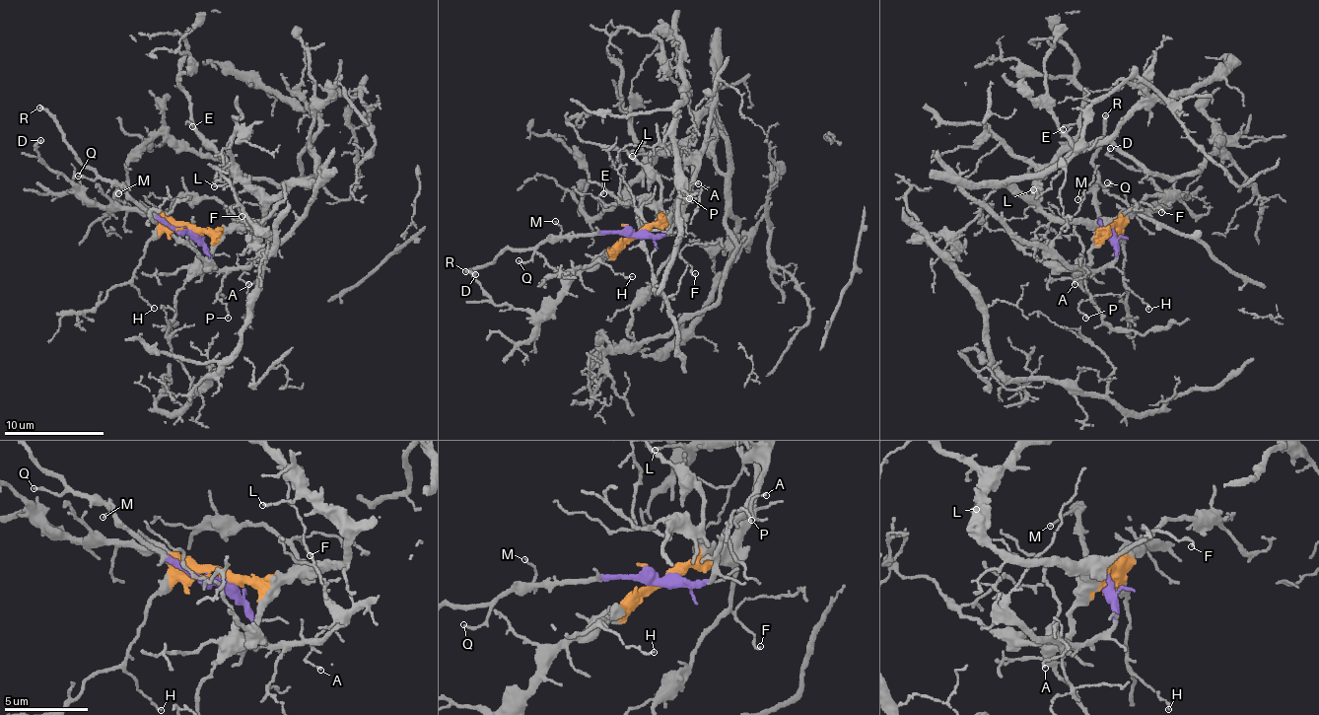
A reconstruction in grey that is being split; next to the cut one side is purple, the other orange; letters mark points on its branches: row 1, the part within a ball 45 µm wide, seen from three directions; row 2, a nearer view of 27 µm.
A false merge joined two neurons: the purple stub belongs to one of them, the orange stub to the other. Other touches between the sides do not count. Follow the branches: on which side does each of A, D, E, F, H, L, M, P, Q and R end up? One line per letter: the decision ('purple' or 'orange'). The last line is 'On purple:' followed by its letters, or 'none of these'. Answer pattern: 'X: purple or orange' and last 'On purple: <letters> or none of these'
A: purple
D: orange
E: orange
F: orange
H: orange
L: orange
M: purple
P: purple
Q: purple
R: purple
On purple: A, M, P, Q, R

